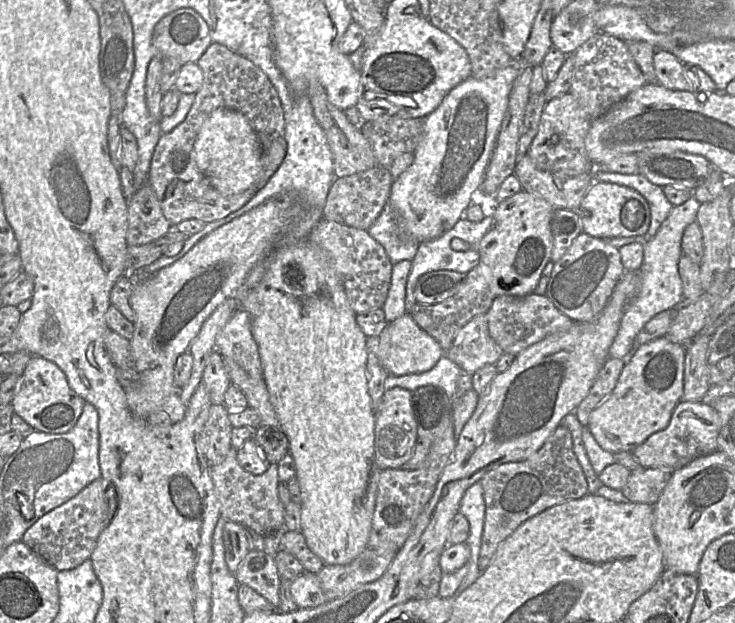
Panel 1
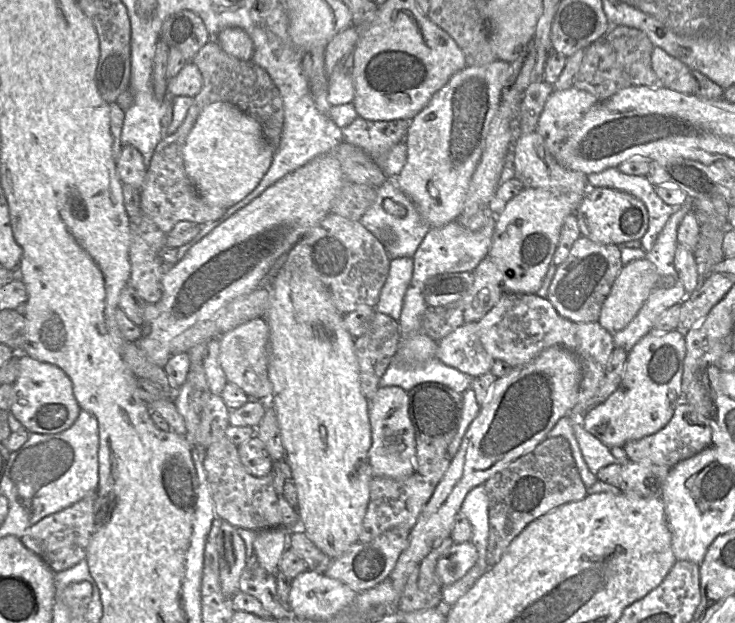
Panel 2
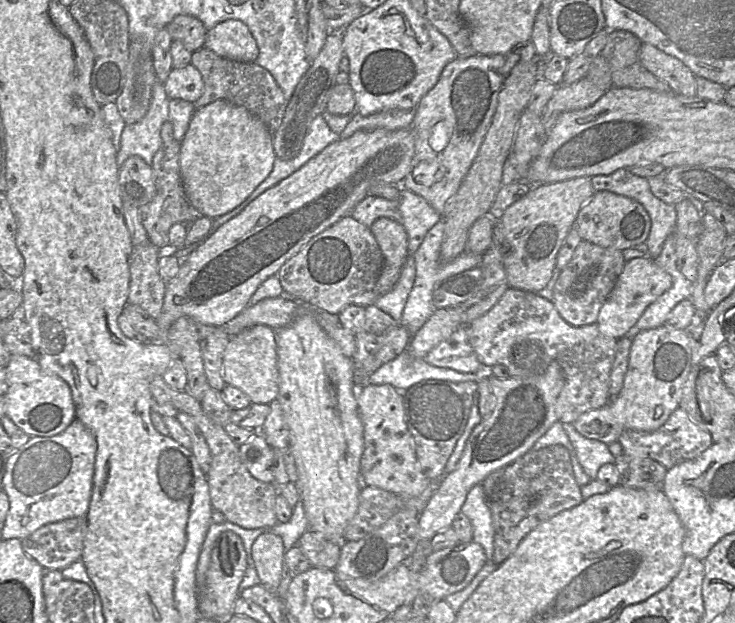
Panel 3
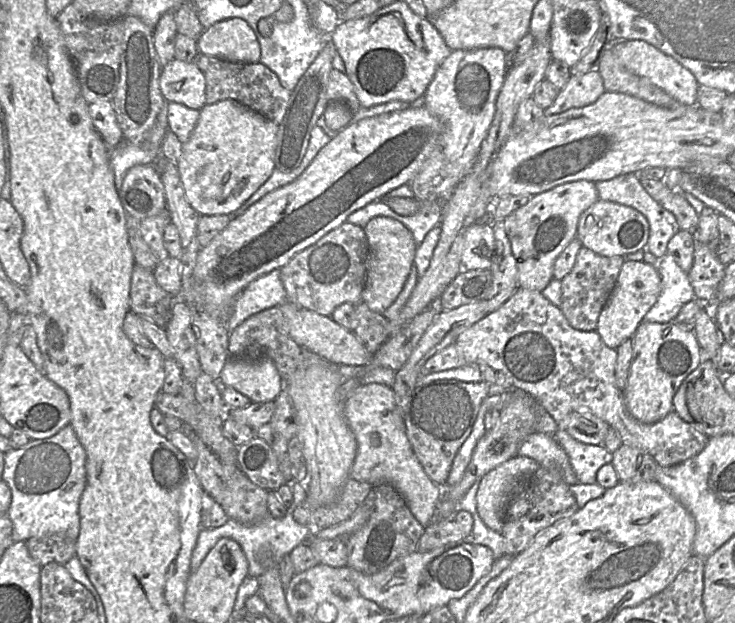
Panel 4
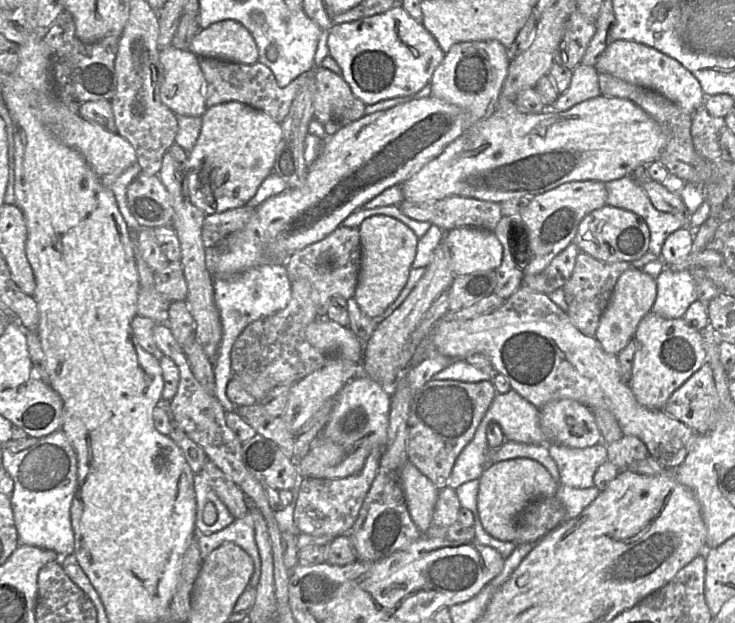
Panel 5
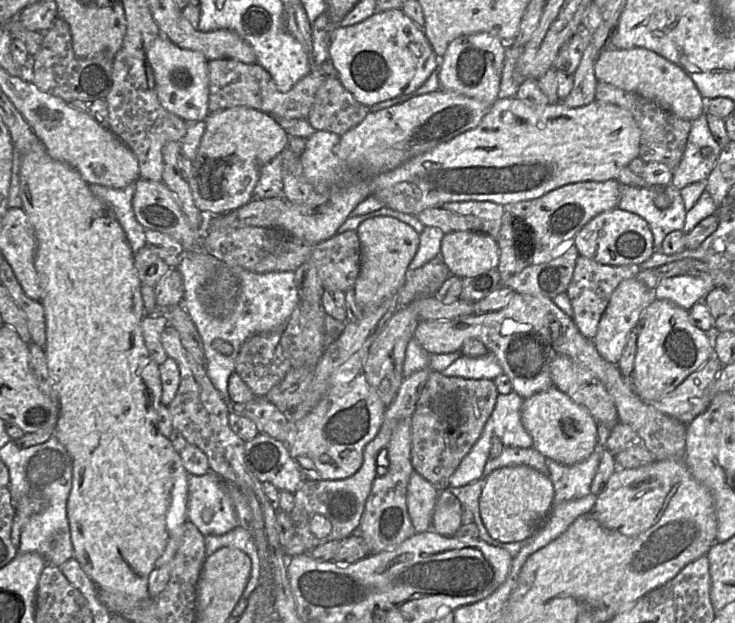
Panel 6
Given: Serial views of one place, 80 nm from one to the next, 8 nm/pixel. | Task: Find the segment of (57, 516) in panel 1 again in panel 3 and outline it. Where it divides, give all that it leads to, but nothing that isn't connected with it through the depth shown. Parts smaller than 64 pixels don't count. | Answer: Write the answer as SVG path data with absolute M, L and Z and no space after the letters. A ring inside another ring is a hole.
M85 517L49 523L21 540L22 547L45 570L62 571L81 559L86 531Z

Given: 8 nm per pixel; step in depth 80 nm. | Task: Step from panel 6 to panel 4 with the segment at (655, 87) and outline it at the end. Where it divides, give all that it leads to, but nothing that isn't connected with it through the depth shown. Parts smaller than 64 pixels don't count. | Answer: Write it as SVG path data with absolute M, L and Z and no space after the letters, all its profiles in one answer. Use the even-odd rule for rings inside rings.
M641 40L618 41L613 45L613 53L626 70L647 78L651 83L665 91L682 105L695 105L697 103L697 92L699 84L694 75L674 58L668 56L652 46L651 44Z

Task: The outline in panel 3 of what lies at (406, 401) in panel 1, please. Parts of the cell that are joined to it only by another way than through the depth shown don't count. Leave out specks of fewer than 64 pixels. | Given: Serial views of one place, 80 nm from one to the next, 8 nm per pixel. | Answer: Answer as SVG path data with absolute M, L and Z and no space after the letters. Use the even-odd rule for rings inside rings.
M389 384L363 385L357 391L357 406L363 423L364 450L360 460L360 476L363 486L371 486L400 496L416 497L430 484L419 466L413 437L405 420L403 393Z

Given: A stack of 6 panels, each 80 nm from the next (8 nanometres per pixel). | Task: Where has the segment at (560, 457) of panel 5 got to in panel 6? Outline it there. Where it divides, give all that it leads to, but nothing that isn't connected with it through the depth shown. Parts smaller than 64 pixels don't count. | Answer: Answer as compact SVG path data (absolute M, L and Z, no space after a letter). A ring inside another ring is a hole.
M595 450L585 460L565 465L552 459L547 460L548 477L554 487L553 505L582 498L590 493L591 483L600 462L601 450Z

